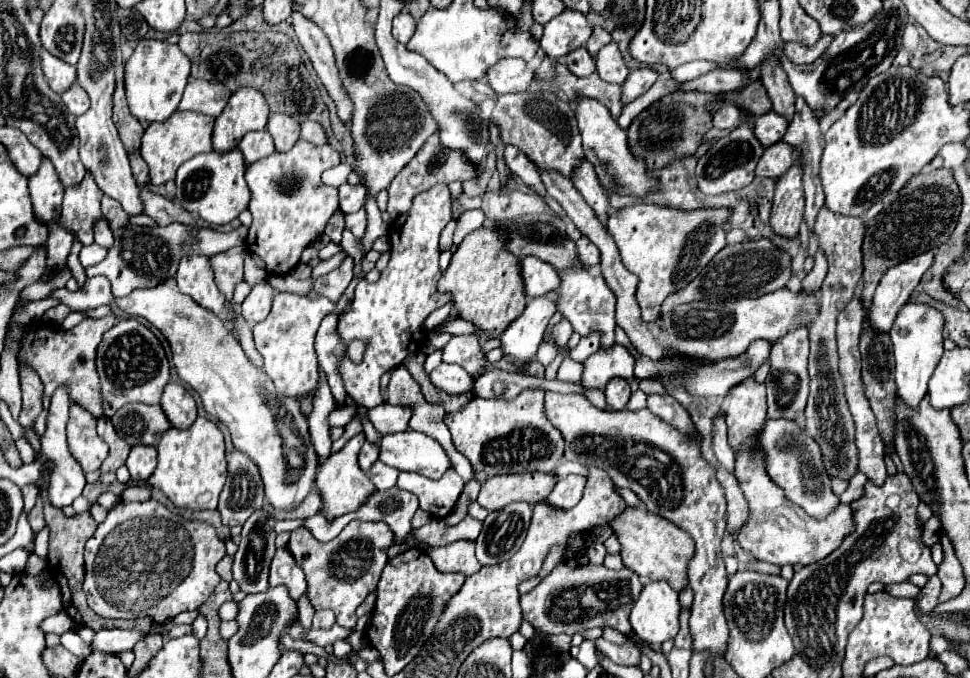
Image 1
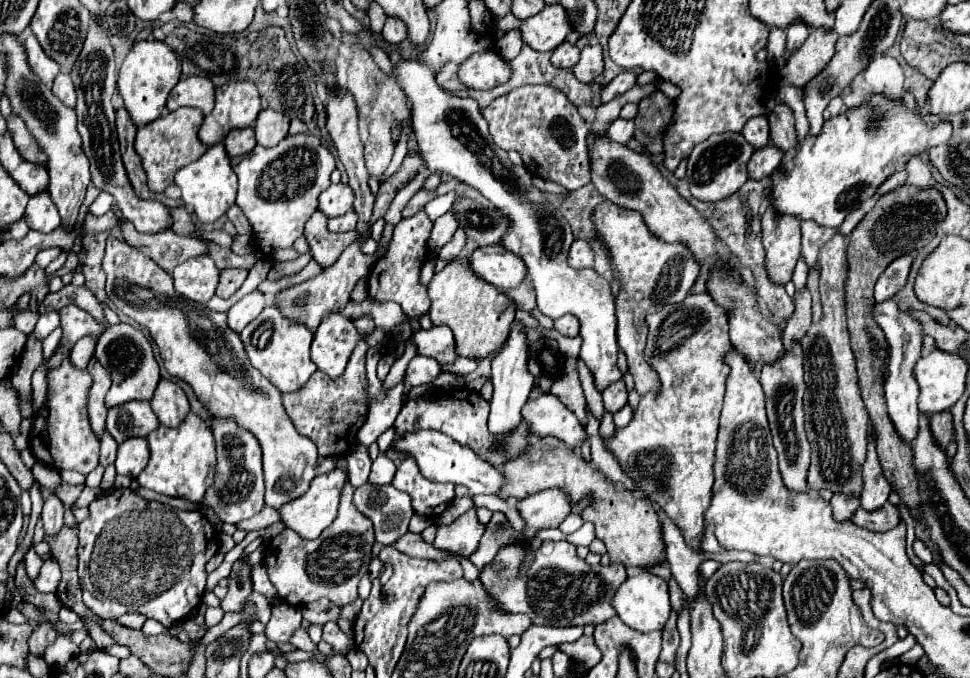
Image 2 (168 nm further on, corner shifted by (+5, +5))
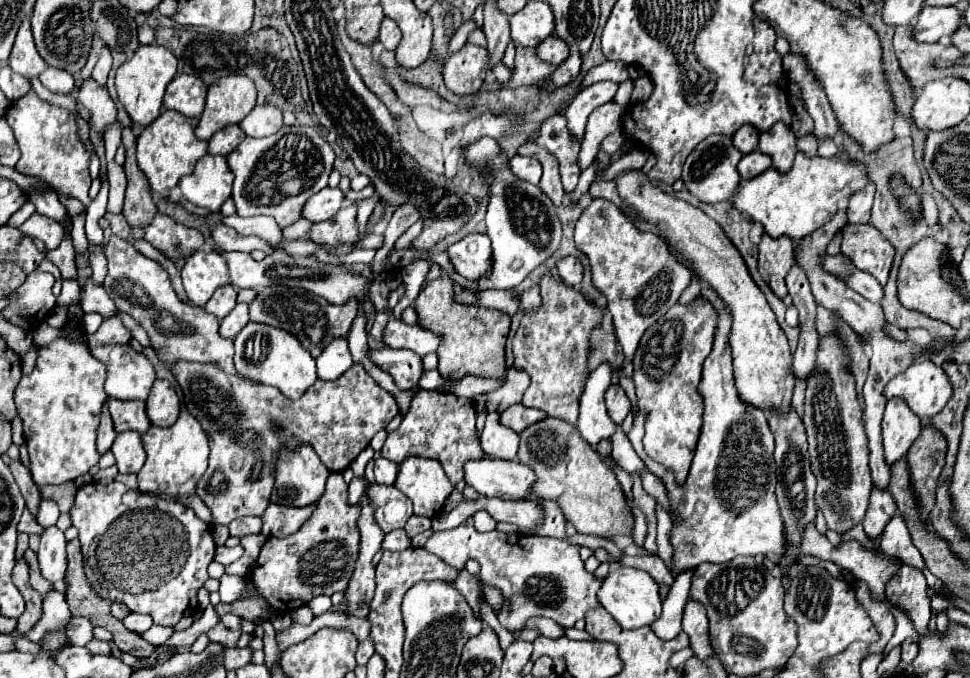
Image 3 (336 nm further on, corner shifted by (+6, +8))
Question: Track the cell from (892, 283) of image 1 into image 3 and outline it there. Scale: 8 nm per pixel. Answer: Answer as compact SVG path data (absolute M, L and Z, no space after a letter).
M869 223L845 225L841 233L841 253L849 257L857 269L869 271L881 285L885 285L895 253L891 243L885 241L883 235Z

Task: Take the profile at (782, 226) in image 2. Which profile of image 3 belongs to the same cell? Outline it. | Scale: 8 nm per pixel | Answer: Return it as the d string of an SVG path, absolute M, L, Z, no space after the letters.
M765 237L759 243L759 275L773 289L779 299L785 299L785 273L795 265L793 241L789 237Z

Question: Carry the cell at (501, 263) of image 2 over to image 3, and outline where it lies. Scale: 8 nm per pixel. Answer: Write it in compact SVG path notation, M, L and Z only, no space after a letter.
M469 233L461 241L447 247L453 269L465 279L479 279L491 267L489 237L481 233Z

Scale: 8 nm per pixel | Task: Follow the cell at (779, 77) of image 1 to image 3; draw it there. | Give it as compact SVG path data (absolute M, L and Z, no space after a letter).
M775 123L769 131L761 133L757 149L771 157L775 171L787 173L793 167L797 155L797 137L791 127Z

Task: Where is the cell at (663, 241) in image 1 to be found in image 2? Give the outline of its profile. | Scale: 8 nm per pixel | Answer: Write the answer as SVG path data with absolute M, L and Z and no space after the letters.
M604 200L594 210L594 224L598 236L604 240L604 244L608 244L608 250L614 260L612 276L620 286L620 294L616 298L618 344L628 358L628 368L636 382L636 392L640 396L648 392L658 394L660 392L658 374L654 374L654 368L644 358L644 346L648 334L644 318L646 314L654 312L654 308L682 302L700 274L700 262L694 258L694 254L684 242L668 244L656 234L652 234L640 212L620 208L608 200Z

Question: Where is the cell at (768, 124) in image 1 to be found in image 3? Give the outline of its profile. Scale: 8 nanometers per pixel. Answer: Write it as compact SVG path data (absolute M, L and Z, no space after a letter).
M751 125L741 127L741 129L733 135L733 145L735 145L743 155L755 151L755 149L757 149L757 141L759 141L759 133L757 133L757 129L753 129Z

